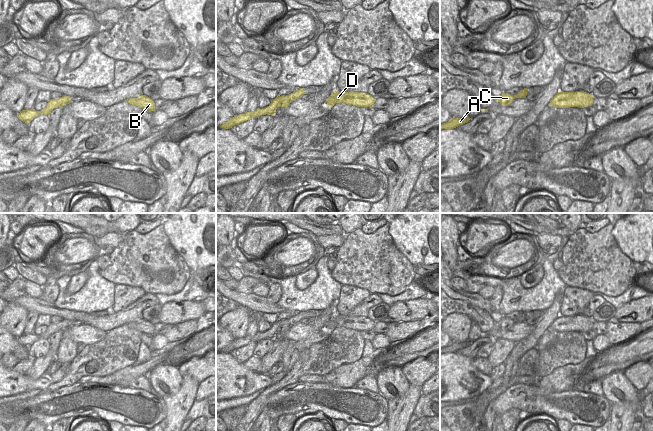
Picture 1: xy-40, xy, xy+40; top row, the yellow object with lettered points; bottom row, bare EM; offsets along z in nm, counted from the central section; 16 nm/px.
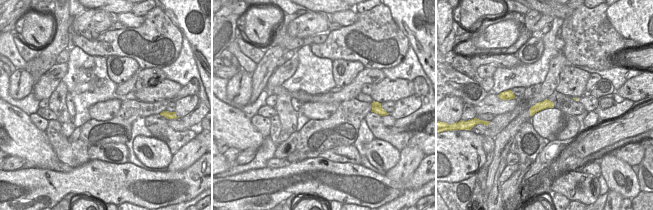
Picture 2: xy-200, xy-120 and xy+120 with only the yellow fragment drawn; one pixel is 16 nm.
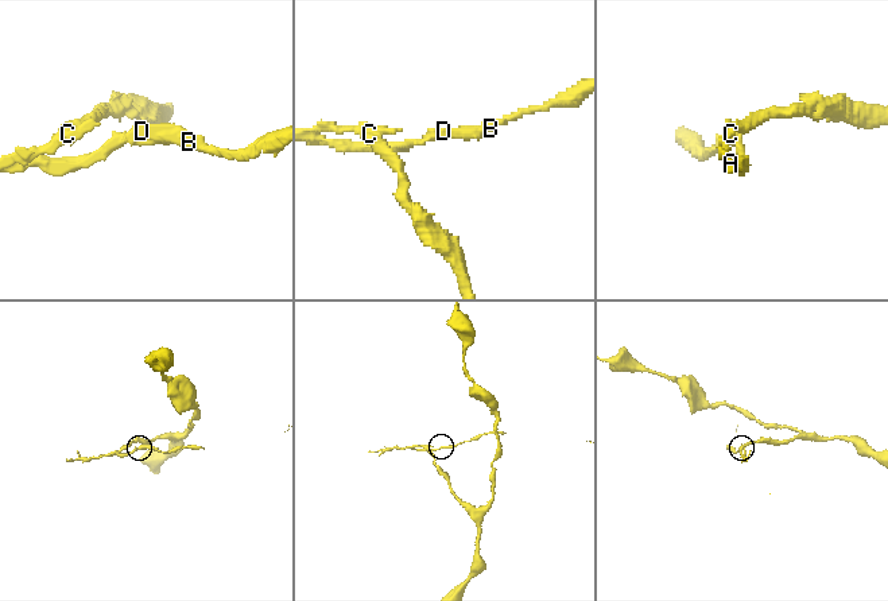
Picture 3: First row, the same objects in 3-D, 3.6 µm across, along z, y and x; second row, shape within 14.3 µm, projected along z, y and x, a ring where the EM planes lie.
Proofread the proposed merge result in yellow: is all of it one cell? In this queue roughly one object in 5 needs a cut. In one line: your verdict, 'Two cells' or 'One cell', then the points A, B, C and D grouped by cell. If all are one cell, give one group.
Two cells. Groups: A B D / C.

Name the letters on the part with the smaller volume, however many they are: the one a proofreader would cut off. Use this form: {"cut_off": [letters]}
{"cut_off": ["A", "B", "D"]}

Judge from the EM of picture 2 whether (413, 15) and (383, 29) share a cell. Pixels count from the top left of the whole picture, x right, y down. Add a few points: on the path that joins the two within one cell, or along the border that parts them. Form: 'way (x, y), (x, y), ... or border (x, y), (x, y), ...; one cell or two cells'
border (389, 10), (392, 19), (407, 38), (408, 43); two cells

